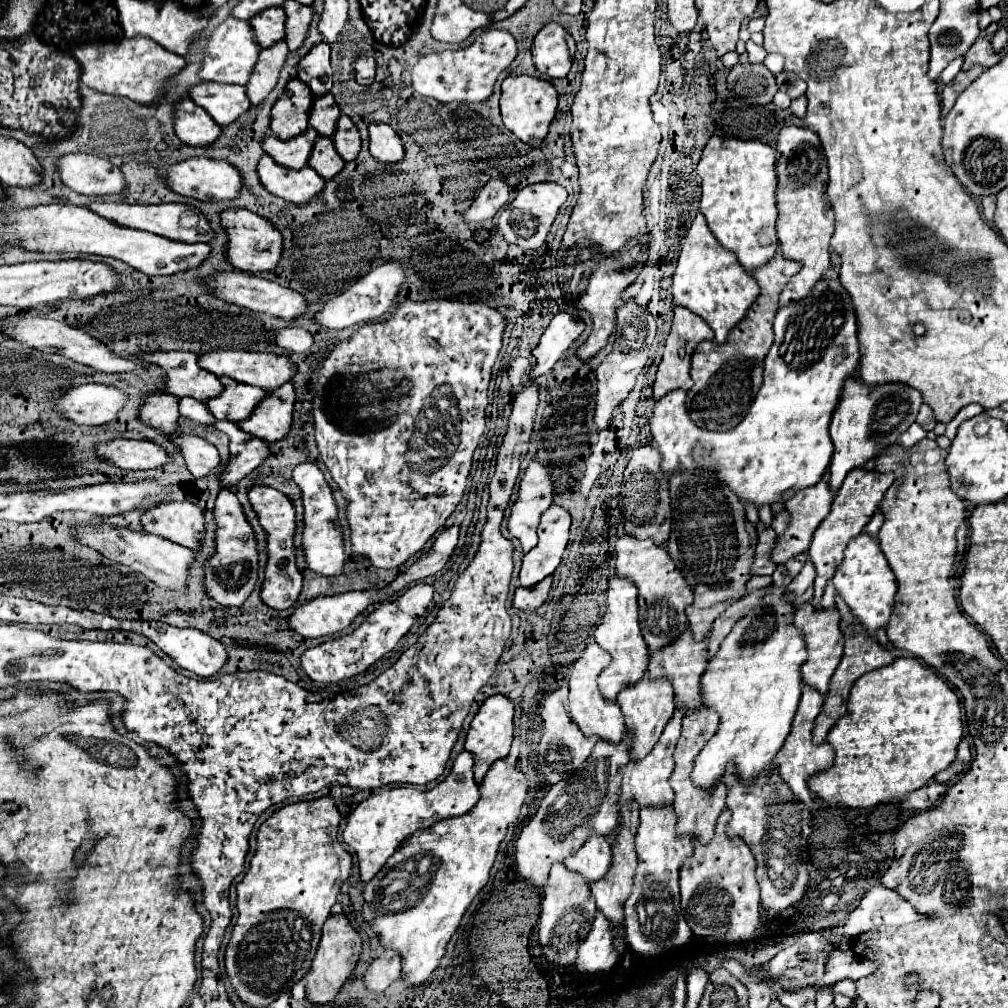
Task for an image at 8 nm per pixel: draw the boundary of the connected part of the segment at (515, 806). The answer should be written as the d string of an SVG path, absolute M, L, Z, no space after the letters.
M499 759L483 777L479 793L481 797L469 813L445 819L407 837L403 845L387 859L383 869L363 889L365 905L361 909L361 915L373 927L373 931L379 933L381 945L399 953L403 963L403 979L409 987L423 985L439 967L445 955L445 947L457 931L463 913L489 881L489 869L493 867L497 847L503 841L509 823L517 819L519 809L527 797L527 779L519 771L519 767L509 767L505 765L505 759Z

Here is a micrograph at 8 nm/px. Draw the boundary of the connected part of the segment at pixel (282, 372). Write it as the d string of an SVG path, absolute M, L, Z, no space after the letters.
M207 351L203 355L197 355L199 359L199 367L203 367L205 371L211 371L217 377L231 377L239 383L247 383L247 385L255 385L261 389L275 389L281 387L283 383L291 381L295 375L295 367L291 365L291 361L287 357L279 357L273 353L249 353L249 351Z

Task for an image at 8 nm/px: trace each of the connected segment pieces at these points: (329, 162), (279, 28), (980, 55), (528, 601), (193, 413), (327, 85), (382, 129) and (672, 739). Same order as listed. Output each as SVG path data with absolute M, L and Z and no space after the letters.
M319 137L311 151L309 167L313 167L323 179L331 179L333 175L337 175L337 171L343 169L343 165L345 161L337 155L333 141L329 137Z
M269 7L249 19L255 41L261 47L271 47L285 37L285 11L283 7Z
M979 37L979 39L971 45L971 49L967 51L963 69L967 71L967 69L971 69L973 65L981 65L981 67L989 69L989 67L993 67L995 63L999 63L1001 57L1003 57L1003 55L995 55L995 51L993 51L993 47L991 47L991 41L989 41L987 37Z
M545 577L535 587L527 587L527 589L519 587L513 597L513 607L523 609L523 611L535 611L537 607L541 607L547 601L549 589L551 589L551 577Z
M183 397L181 399L179 411L181 411L183 417L187 417L191 421L197 421L197 423L211 425L215 421L215 417L209 413L207 405L203 401L197 401L197 399L191 399L191 397Z
M319 43L315 45L301 61L297 67L297 75L315 97L321 97L331 91L331 65L329 65L329 45Z
M369 123L369 151L383 163L397 163L405 155L401 137L387 123Z
M675 711L673 719L665 725L665 731L661 735L661 739L655 743L655 747L651 749L651 753L647 753L643 759L635 761L635 763L627 763L621 771L623 775L623 783L621 783L621 805L631 803L631 799L635 799L639 805L653 805L653 803L673 803L673 791L669 785L669 777L673 773L675 761L673 761L673 749L679 741L681 735L681 719L683 719L683 711Z

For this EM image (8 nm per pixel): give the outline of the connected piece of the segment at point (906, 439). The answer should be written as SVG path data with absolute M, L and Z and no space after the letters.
M913 423L913 425L901 435L899 443L909 449L909 447L913 447L913 443L917 443L917 441L921 441L921 439L925 439L925 437L927 437L927 431L925 431L919 423Z

